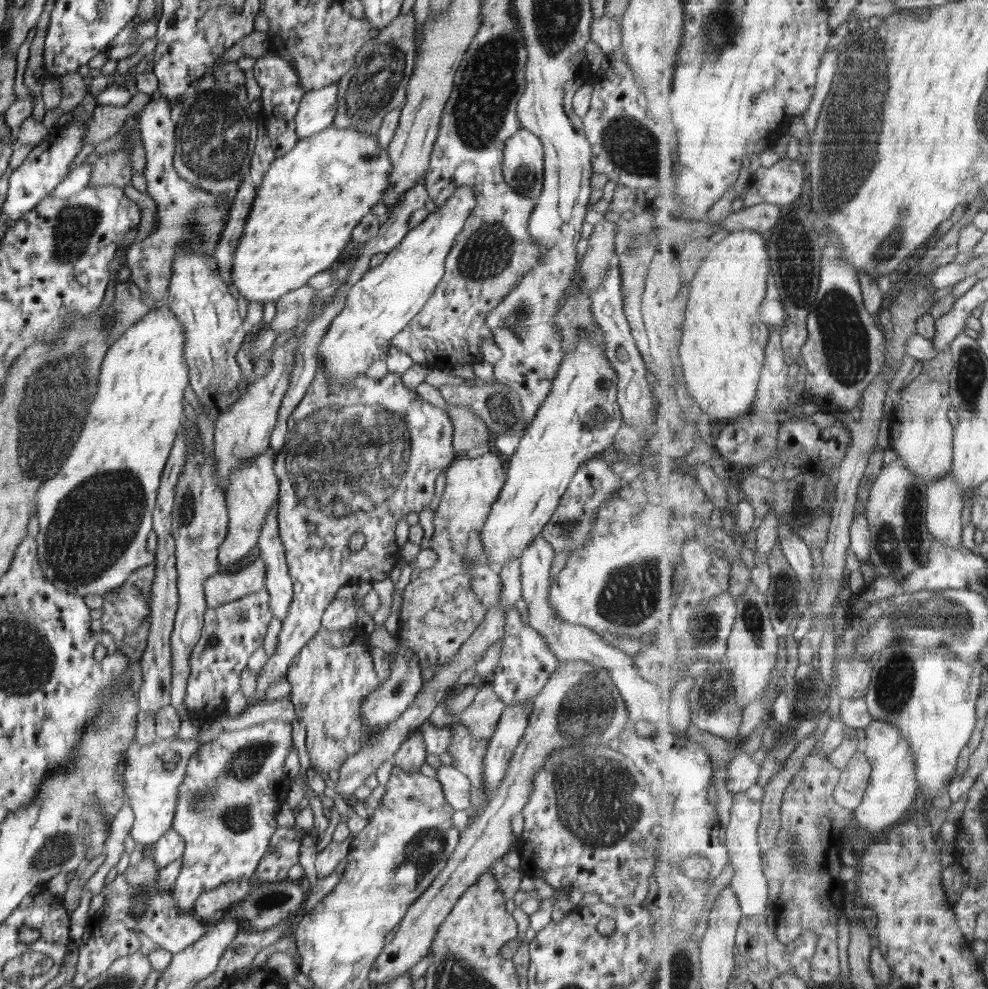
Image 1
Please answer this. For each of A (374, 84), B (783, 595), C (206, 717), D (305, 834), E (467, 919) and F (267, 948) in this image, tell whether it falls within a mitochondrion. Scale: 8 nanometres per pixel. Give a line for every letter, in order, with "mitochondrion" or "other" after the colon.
A: mitochondrion
B: mitochondrion
C: other
D: other
E: other
F: other

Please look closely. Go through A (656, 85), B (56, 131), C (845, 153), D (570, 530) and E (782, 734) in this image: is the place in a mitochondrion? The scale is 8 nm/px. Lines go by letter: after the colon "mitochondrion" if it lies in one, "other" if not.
A: other
B: other
C: mitochondrion
D: mitochondrion
E: other

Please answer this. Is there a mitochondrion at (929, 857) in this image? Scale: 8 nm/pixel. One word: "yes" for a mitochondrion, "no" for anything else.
no

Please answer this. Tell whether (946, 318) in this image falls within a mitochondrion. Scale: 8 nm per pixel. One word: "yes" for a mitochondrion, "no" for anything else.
no

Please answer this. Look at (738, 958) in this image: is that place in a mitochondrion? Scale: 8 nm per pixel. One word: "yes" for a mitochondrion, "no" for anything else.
no

